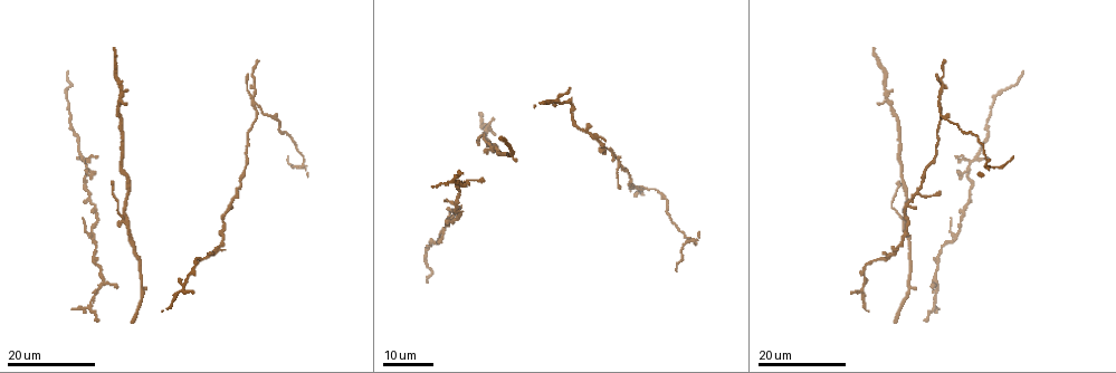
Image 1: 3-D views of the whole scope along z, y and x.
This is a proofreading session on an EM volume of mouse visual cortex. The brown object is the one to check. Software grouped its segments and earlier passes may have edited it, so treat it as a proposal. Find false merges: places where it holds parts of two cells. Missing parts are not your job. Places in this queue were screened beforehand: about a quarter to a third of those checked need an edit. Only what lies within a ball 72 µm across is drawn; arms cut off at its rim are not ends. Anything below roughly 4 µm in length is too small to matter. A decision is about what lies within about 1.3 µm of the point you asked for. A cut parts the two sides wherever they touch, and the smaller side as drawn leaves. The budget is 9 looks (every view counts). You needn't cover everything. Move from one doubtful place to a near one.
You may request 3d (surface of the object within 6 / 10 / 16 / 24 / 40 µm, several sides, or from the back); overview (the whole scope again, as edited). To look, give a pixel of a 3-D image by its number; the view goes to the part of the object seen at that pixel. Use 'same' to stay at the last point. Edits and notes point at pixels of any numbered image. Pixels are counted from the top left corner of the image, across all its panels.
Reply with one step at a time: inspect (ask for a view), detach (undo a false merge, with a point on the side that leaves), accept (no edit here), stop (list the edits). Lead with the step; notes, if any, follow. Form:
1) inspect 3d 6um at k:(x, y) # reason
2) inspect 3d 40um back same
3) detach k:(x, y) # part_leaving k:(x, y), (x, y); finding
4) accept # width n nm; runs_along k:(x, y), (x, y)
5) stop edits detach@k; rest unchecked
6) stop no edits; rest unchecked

inspect 3d 24um at 1:(970, 162) # branch point

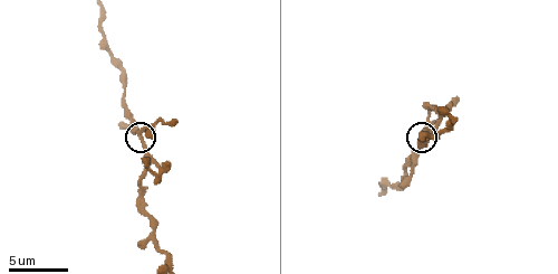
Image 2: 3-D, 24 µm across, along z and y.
inspect 3d 10um at 2:(139, 133)

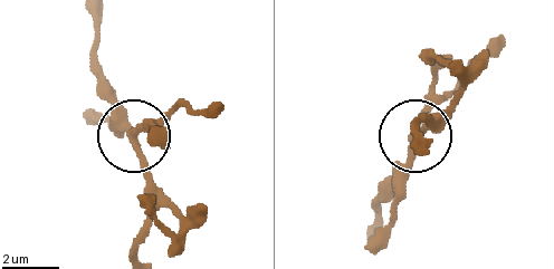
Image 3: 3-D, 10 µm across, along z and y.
accept # side_arm 5 um; runs_along 3:(137, 255), (150, 169), (135, 135), (175, 106); one cell here

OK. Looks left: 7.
inspect 3d 24um at 1:(618, 163) # three arms meet

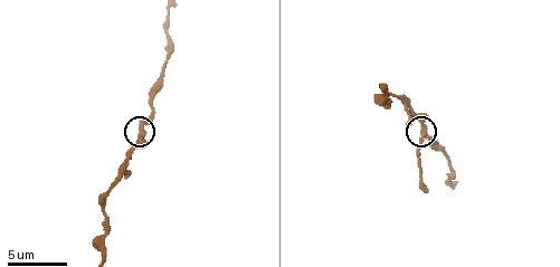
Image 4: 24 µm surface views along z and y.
inspect 3d 6um at 4:(143, 132)

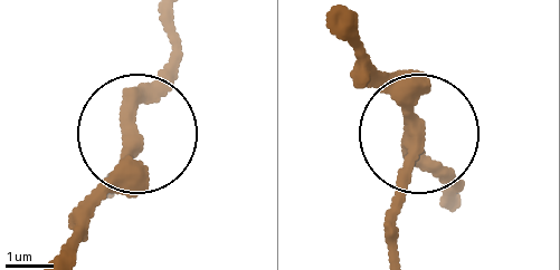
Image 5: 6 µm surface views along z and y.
accept # width 290 nm; all the same cell

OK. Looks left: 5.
inspect 3d 16um at 1:(940, 98) # three-way junction

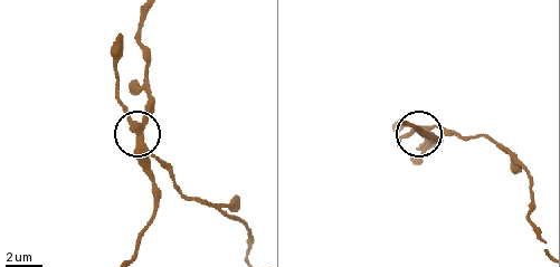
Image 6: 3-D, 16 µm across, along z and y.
inspect 3d 10um at 6:(139, 125) # zoom in

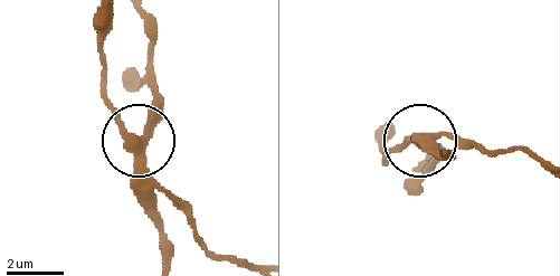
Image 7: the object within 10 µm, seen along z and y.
detach 7:(120, 125) # side_arm 7 um; part_leaving 7:(146, 162), (203, 247), (247, 260); two cells meet here

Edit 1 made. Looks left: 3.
inspect overview

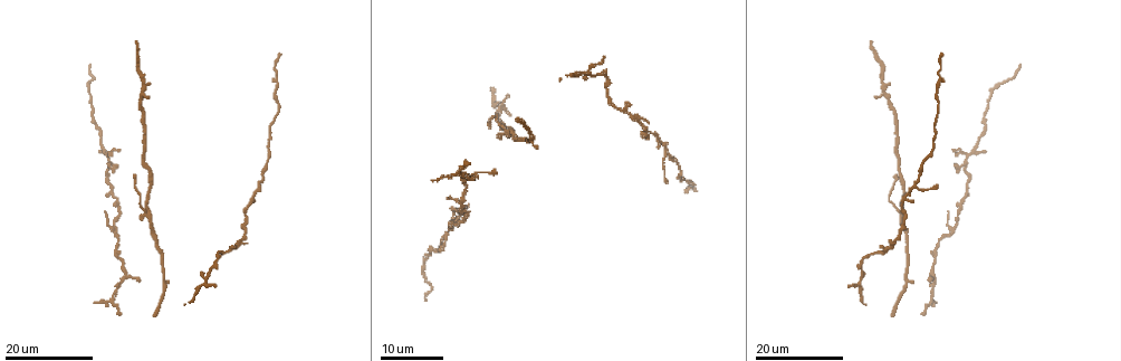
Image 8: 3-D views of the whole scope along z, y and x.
inspect 3d 24um at 8:(952, 227) # small branch off a trunk

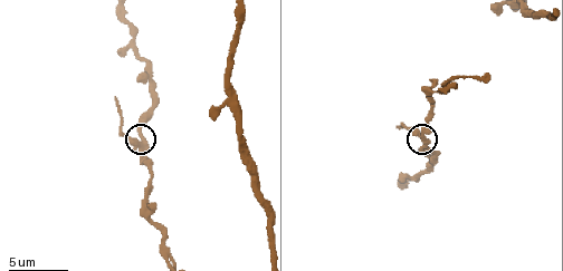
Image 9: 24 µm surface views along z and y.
inspect 3d 6um at 9:(138, 143)

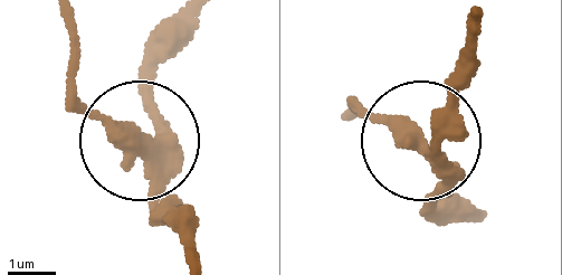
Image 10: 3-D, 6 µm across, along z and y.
accept # width 360 nm; continuous, no second cell

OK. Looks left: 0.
stop edits detach@7; rest unchecked

